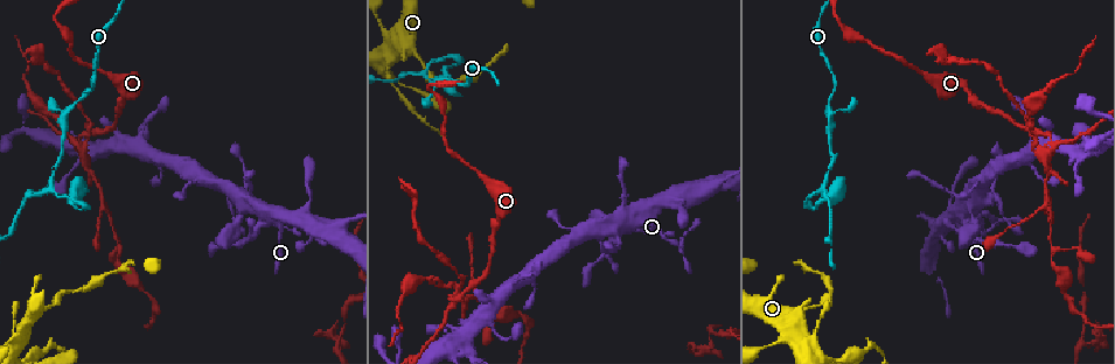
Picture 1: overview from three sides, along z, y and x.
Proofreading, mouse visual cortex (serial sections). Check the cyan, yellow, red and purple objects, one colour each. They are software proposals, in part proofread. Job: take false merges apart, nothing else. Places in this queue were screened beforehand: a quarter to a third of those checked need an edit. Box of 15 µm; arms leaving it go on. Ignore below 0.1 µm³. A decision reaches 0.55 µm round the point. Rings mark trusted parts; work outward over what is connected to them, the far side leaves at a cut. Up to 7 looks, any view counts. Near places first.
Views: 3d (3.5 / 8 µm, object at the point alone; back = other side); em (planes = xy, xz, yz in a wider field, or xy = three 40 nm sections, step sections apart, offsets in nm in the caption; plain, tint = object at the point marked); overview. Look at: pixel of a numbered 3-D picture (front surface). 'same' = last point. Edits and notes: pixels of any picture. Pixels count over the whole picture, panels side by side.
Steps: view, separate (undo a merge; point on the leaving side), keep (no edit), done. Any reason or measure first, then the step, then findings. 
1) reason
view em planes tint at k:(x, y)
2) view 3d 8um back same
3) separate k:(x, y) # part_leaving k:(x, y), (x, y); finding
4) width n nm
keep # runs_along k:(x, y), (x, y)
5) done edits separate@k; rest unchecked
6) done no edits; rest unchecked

view 3d 8um back at 1:(421, 62)

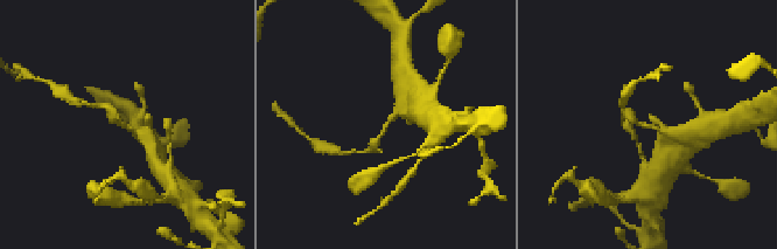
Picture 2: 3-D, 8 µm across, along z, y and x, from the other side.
arm_widths 250, 400 nm; now the EM
view em planes tint at 2:(650, 127)

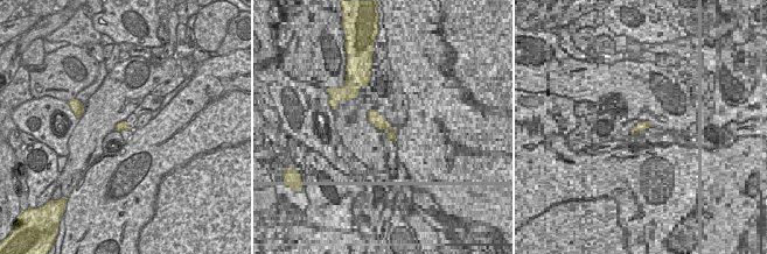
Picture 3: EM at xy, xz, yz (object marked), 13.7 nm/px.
separate 2:(376, 142) # two cells meet here

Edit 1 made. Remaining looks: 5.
see it whole again
view overview

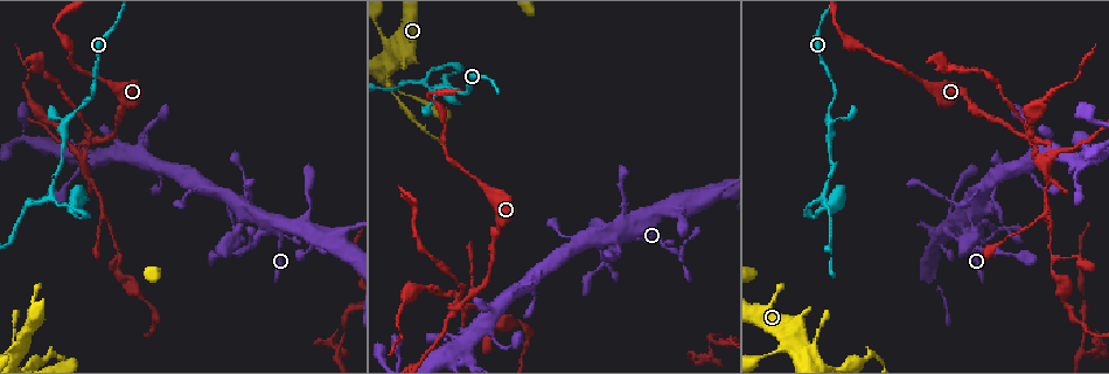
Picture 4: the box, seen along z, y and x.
sharp bend
view 3d 3.5um at 4:(86, 214)

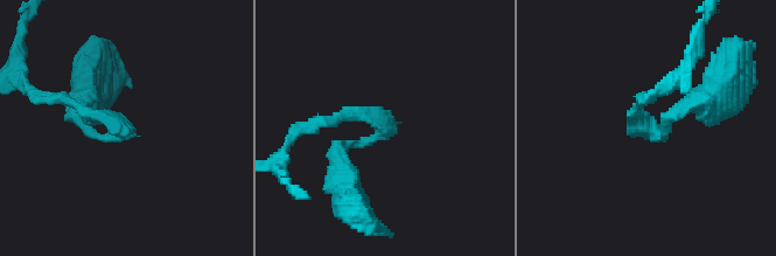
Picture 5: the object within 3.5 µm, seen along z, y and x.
arm_widths 150, 150 nm
view em xy step 2 tint at 5:(117, 129)

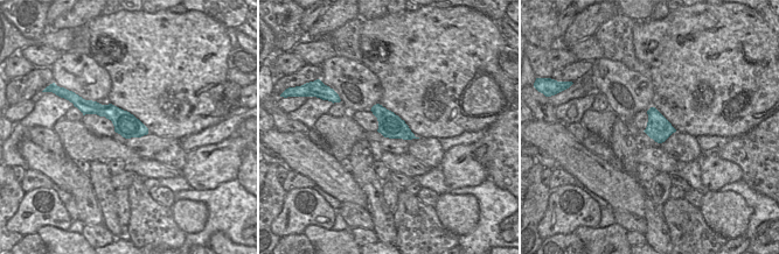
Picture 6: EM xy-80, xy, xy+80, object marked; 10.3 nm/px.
cut it another way
view em planes tint same

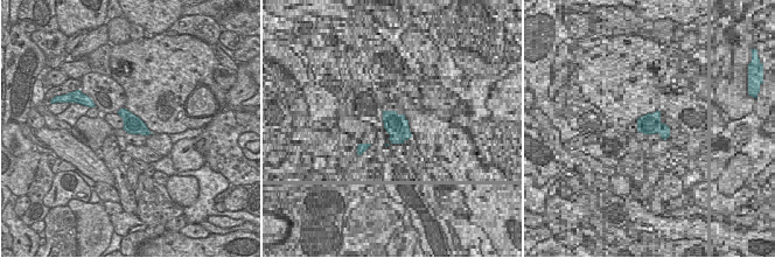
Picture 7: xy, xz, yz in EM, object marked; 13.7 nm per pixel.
separate 5:(72, 118) # part_leaving 5:(658, 138), (670, 116), (724, 80); two cells meet here

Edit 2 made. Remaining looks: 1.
done edits separate@2, separate@5; rest unchecked

